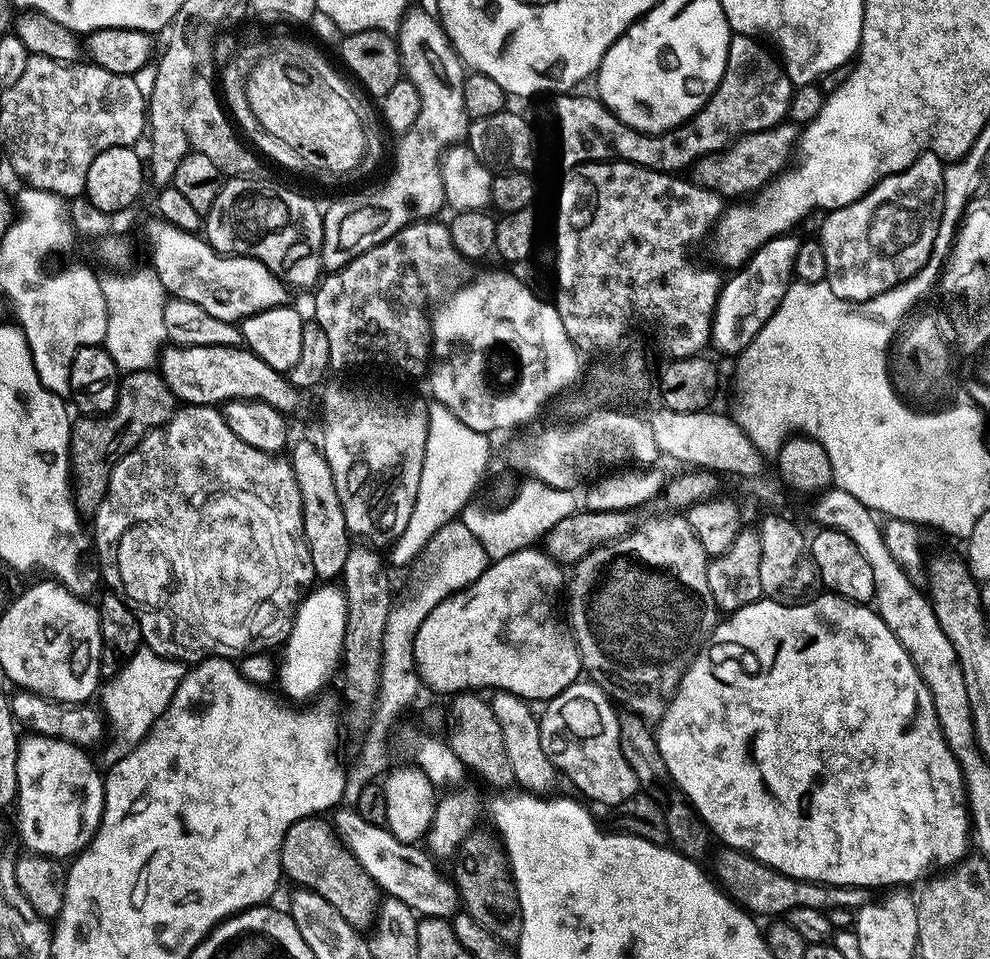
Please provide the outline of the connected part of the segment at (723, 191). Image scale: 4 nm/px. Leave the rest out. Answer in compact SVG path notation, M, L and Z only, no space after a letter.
M781 122L766 130L746 132L743 136L736 137L727 148L721 148L719 152L712 152L697 160L690 169L690 179L693 184L718 193L721 198L747 197L758 192L784 171L793 157L800 133L801 129L791 122Z

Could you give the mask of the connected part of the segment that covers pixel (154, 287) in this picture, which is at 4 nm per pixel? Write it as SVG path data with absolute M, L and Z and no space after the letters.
M153 268L138 270L121 274L112 272L110 276L104 276L100 285L102 296L106 301L107 326L104 335L103 347L111 356L119 371L123 373L143 372L155 365L161 348L167 341L165 322L162 321L162 314L165 310L165 302L168 299L167 292L160 281L160 276Z

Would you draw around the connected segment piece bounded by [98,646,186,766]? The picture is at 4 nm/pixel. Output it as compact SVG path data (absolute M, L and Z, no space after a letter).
M141 646L116 674L107 677L103 681L102 687L98 692L98 701L100 700L101 704L99 704L99 707L102 709L103 719L110 729L110 736L112 732L112 741L108 745L106 745L107 743L103 745L103 748L105 747L105 765L117 764L122 758L126 758L126 754L130 754L130 750L134 750L134 746L138 746L138 742L142 742L142 738L154 726L156 719L170 705L170 700L174 697L175 691L178 690L185 671L185 661L171 660L168 656L160 656L154 650Z

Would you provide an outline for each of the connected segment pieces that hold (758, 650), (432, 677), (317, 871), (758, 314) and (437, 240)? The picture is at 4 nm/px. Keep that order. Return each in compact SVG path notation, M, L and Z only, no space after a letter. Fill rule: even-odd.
M821 594L806 604L779 604L761 598L750 606L742 606L742 610L727 613L712 631L710 642L692 660L654 731L658 752L662 754L662 762L666 762L666 770L673 784L683 792L709 833L715 839L717 836L721 845L745 852L747 856L790 878L815 880L839 888L892 890L897 886L914 883L931 864L937 864L937 869L944 870L959 863L969 851L970 817L964 794L964 779L942 734L938 714L934 714L930 690L926 690L902 642L894 638L890 626L886 626L880 613L868 604L856 604L841 596ZM856 644L860 644L860 652L852 652ZM874 674L892 674L892 678L888 676L886 680L898 680L898 684L902 682L902 692L906 692L902 704L906 724L900 720L900 724L888 728L884 726L882 732L882 724L872 720L872 692L868 694L868 678L874 678Z
M531 546L524 548L506 558L495 560L489 563L486 571L468 587L461 589L451 596L446 597L428 616L426 616L424 622L422 622L413 642L413 652L415 666L420 676L421 683L438 692L444 692L446 694L460 694L463 692L476 692L484 690L480 688L488 688L489 691L502 691L513 693L515 696L522 697L529 702L547 702L552 700L562 690L568 688L579 680L583 673L583 664L581 662L580 651L577 650L576 640L572 636L571 627L567 621L558 620L556 616L556 606L558 604L558 598L562 596L563 590L566 586L566 574L563 567L557 563L556 560L550 558L543 549Z
M313 818L294 822L290 830L286 830L286 838L280 847L280 867L283 875L293 880L293 885L309 888L317 892L350 926L357 930L366 930L373 927L377 918L378 909L382 901L382 893L377 888L374 878L362 870L358 858L336 835L336 829L324 818Z
M776 236L764 243L743 268L735 271L731 275L733 277L723 283L712 319L710 344L713 349L738 356L773 317L794 280L796 254L801 243L801 239L795 236Z
M429 218L407 224L385 241L358 254L349 264L336 272L329 272L319 281L316 292L315 323L326 330L330 341L330 365L336 368L352 368L355 364L389 364L408 376L423 377L430 367L430 320L424 307L428 295L440 284L440 275L447 268L462 264L462 257L452 245L447 223Z

